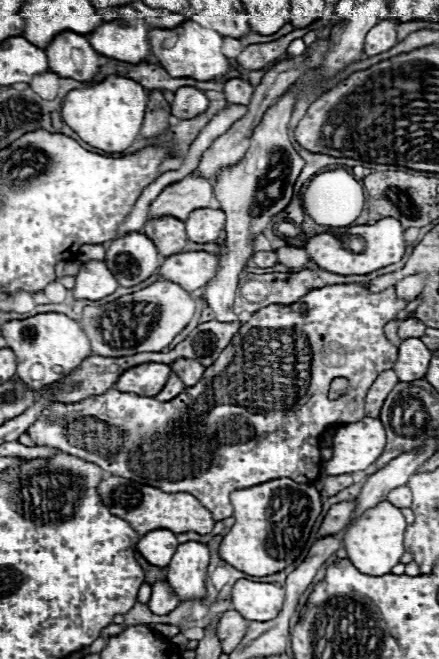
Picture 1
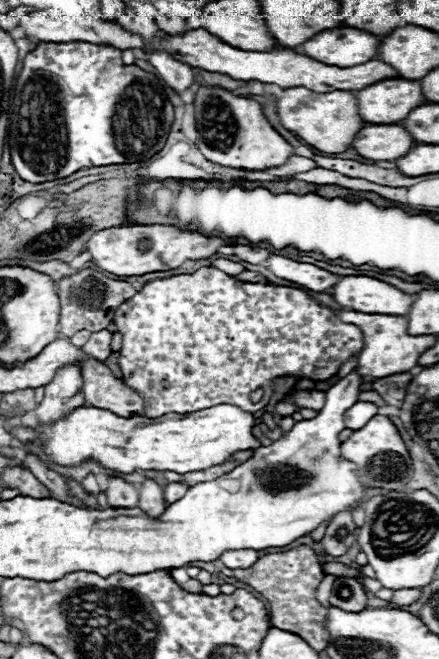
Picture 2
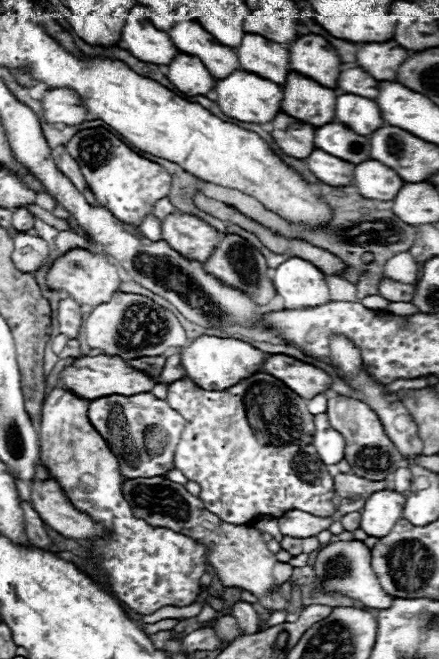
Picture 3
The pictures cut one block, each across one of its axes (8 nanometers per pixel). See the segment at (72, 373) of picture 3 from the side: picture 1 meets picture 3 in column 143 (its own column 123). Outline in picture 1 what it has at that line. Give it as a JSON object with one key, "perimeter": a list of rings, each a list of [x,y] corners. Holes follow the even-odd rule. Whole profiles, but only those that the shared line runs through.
{"perimeter":[[[138,364],[128,368],[114,384],[116,390],[138,394],[138,396],[156,396],[156,392],[162,390],[164,380],[170,376],[168,364]]]}

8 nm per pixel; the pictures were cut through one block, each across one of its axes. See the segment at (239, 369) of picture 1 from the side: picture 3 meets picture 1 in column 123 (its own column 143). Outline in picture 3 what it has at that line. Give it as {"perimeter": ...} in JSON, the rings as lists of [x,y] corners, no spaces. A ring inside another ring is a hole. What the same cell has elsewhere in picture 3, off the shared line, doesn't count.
{"perimeter":[[[150,392],[134,396],[110,394],[90,402],[90,424],[110,444],[110,450],[118,456],[120,472],[126,478],[154,478],[174,468],[174,448],[184,430],[184,418],[172,410],[166,400],[158,400]]]}

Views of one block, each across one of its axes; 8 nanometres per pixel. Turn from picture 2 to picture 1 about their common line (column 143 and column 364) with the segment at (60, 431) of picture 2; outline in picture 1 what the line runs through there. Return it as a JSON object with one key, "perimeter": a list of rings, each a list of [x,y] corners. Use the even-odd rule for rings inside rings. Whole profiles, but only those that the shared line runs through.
{"perimeter":[[[364,416],[358,422],[342,424],[332,442],[332,458],[324,462],[326,474],[350,474],[366,470],[384,452],[386,432],[378,418]]]}

